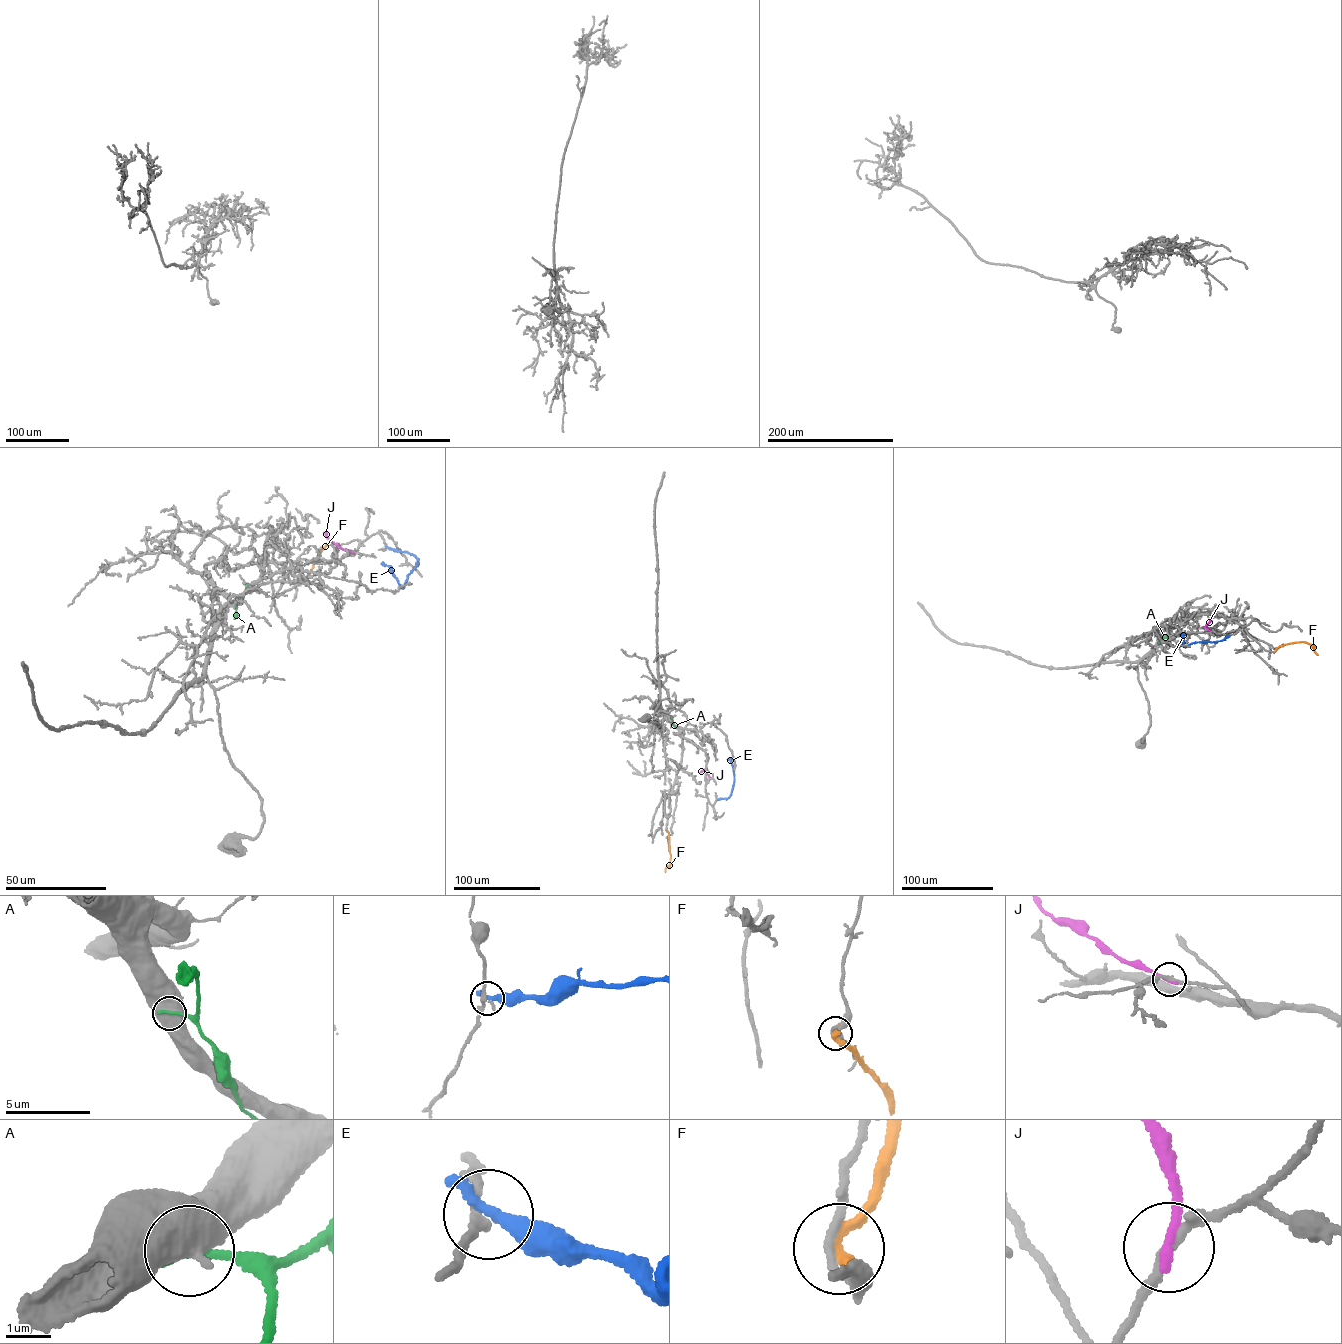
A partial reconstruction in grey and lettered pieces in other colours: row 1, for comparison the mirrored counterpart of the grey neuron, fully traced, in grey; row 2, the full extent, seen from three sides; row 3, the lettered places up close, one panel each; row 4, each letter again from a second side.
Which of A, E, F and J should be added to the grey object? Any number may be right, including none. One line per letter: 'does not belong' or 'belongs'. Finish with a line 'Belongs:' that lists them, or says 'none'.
A: does not belong
E: does not belong
F: does not belong
J: does not belong
Belongs: none

